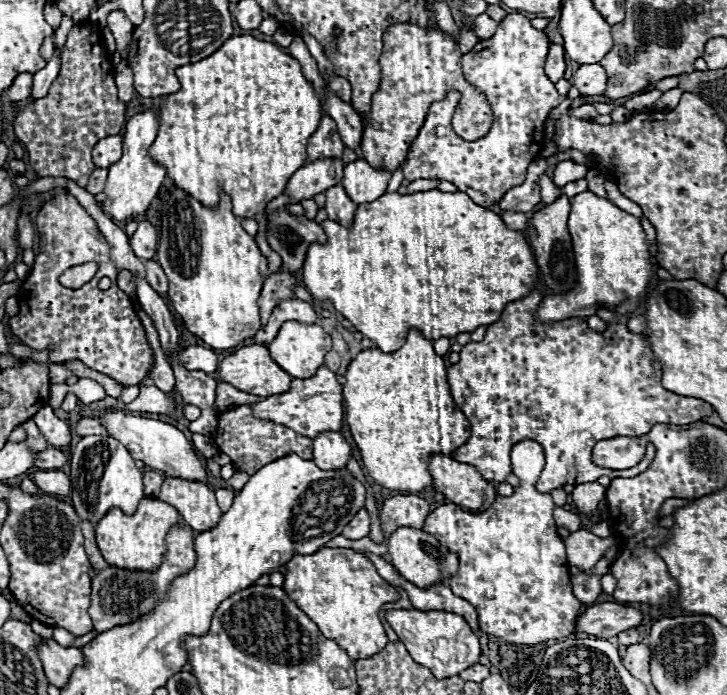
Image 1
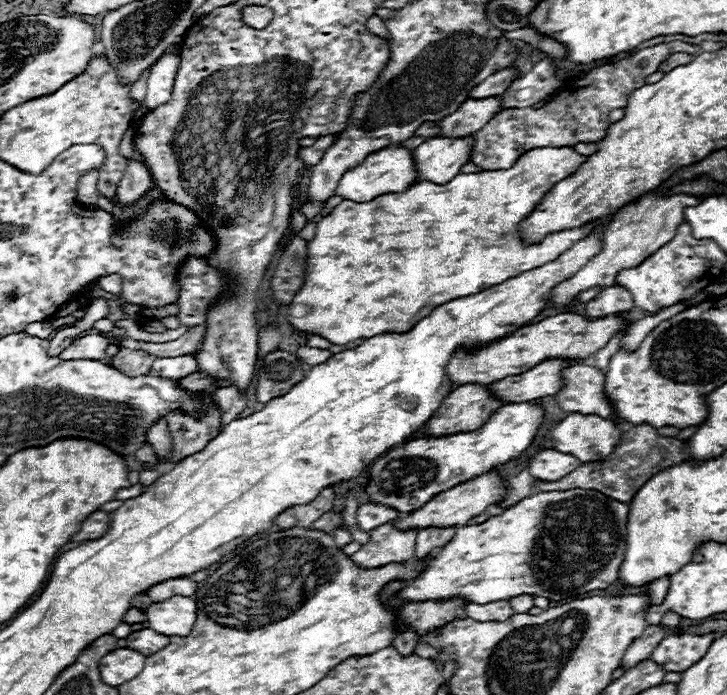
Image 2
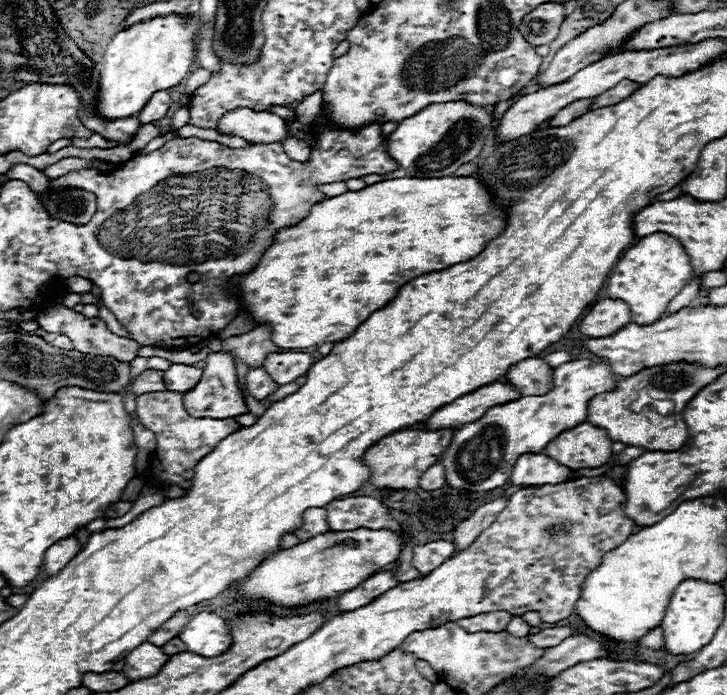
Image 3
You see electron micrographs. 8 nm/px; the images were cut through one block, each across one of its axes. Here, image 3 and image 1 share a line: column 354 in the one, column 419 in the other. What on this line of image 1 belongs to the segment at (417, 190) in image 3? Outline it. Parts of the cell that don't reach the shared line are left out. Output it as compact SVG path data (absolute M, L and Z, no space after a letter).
M428 190L428 192L414 192L414 194L392 192L392 194L380 196L374 202L358 204L356 216L354 216L354 220L348 228L334 222L334 220L324 220L320 226L324 226L324 232L326 232L328 240L326 240L326 244L318 244L318 242L310 244L306 260L304 260L304 274L302 274L304 286L308 288L308 292L312 294L314 300L318 300L318 302L330 300L334 304L334 308L364 338L374 340L382 352L396 352L406 342L406 334L408 334L410 328L418 328L418 330L424 332L426 338L438 340L438 338L454 338L460 332L474 332L478 326L490 326L490 324L500 320L500 314L502 314L502 310L506 308L508 302L524 298L534 288L534 278L536 278L538 266L534 262L530 246L526 244L524 234L506 228L506 224L502 222L502 218L498 214L474 204L468 198L468 194L464 194L464 192L456 192L456 194L448 194L448 192L442 192L442 190Z

